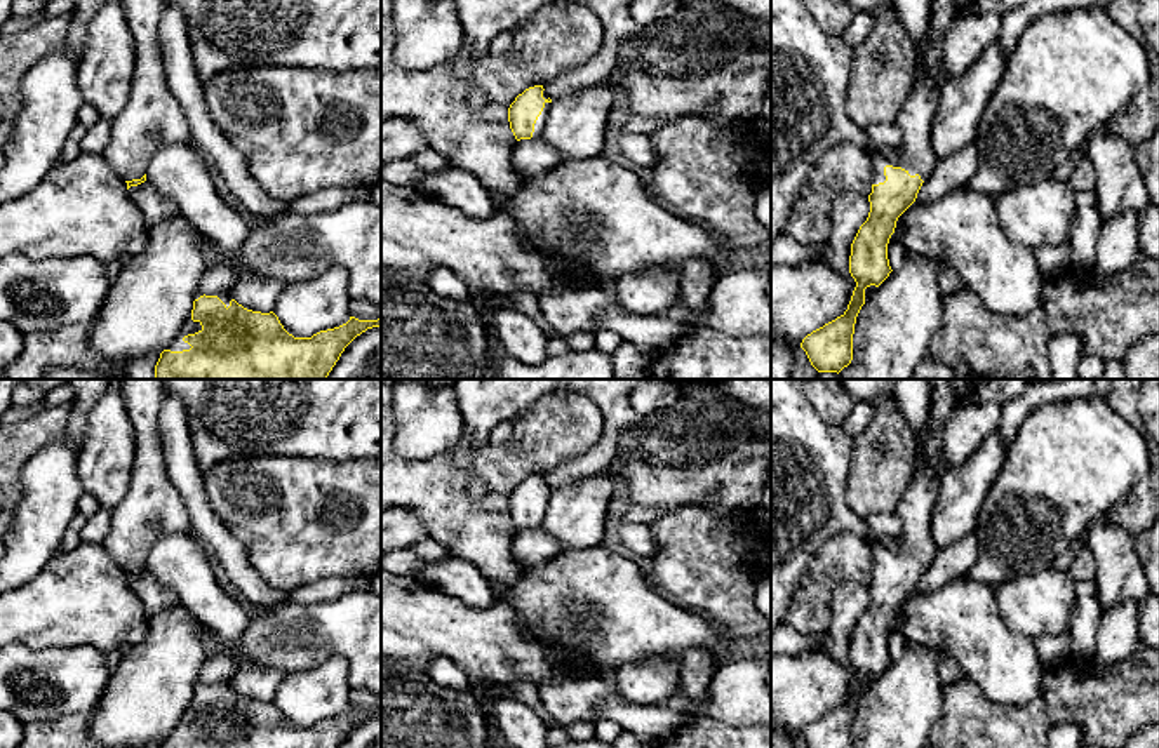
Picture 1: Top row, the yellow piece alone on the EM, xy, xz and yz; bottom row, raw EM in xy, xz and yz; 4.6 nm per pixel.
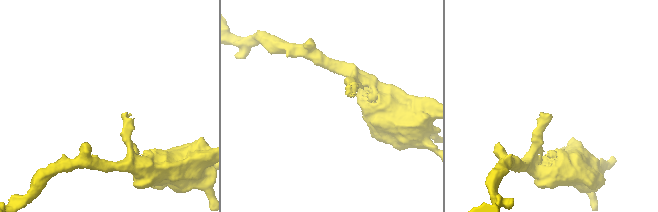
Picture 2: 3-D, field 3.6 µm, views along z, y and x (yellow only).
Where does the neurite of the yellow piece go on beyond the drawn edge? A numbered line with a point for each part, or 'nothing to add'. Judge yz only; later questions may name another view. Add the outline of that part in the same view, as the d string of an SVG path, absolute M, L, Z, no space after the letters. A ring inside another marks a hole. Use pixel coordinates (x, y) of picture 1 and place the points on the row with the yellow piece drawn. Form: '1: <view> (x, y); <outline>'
1: yz (914, 120); M917 66L915 83L903 108L896 115L894 125L901 134L901 146L896 150L898 162L893 164L884 155L872 157L872 184L886 181L884 167L901 167L910 176L919 174L926 181L938 158L931 148L931 125L940 97L940 85L948 80L945 68L929 73L924 66Z

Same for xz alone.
1: xz (542, 120); M545 103L543 111L541 111L541 115L538 117L538 120L534 124L533 137L541 137L543 136L543 129L548 122L548 113L550 113L550 103Z

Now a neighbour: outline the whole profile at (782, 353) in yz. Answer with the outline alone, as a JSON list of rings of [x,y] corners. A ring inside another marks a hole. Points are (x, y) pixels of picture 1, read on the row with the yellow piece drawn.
[[[776,339],[771,343],[771,379],[790,379],[795,346]]]

